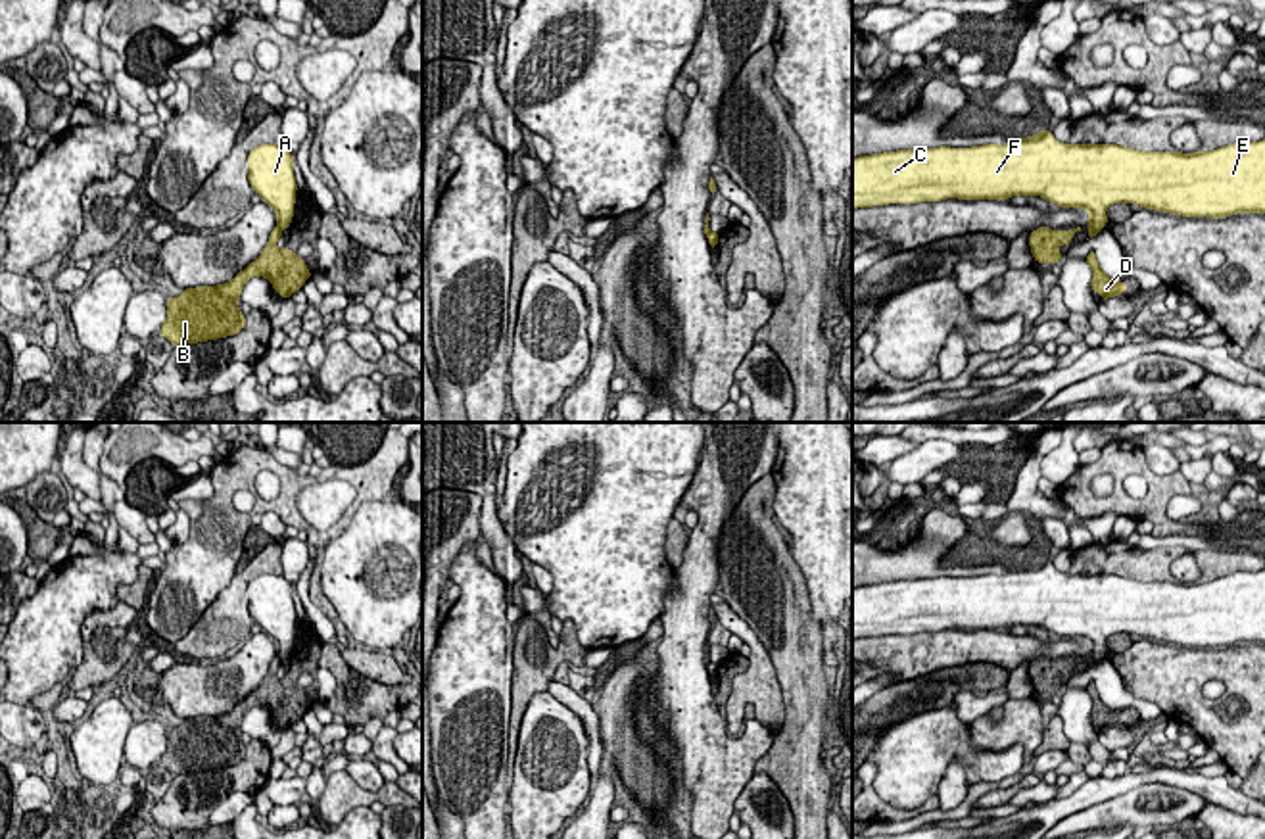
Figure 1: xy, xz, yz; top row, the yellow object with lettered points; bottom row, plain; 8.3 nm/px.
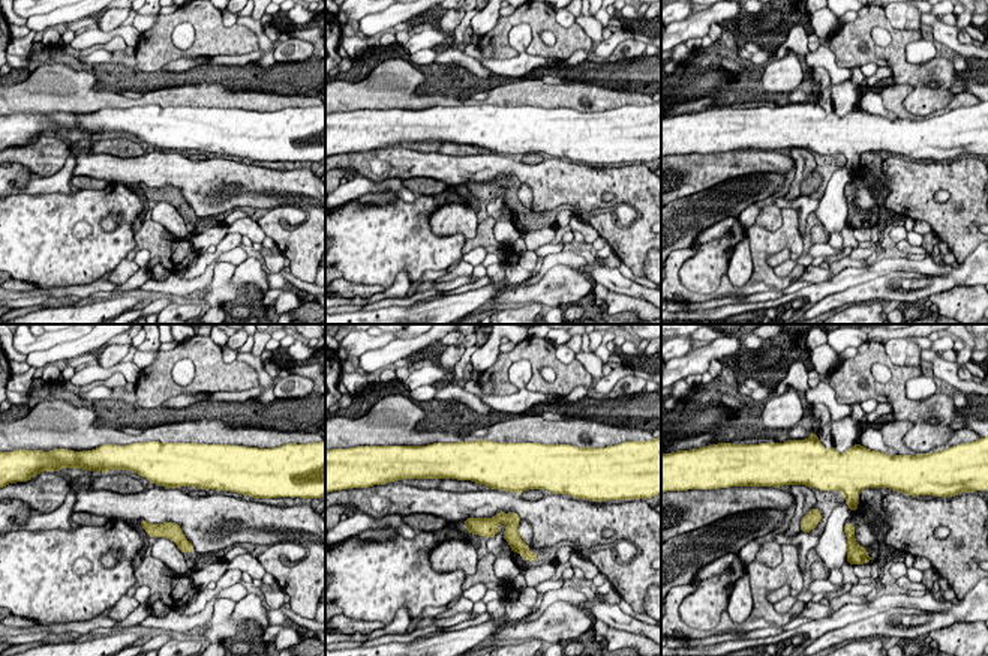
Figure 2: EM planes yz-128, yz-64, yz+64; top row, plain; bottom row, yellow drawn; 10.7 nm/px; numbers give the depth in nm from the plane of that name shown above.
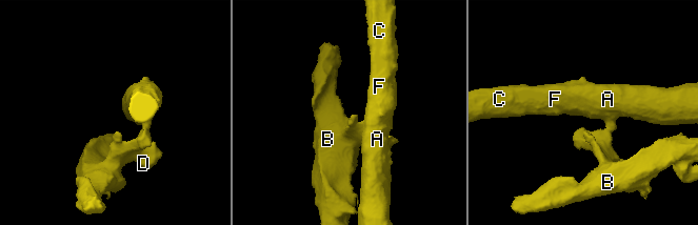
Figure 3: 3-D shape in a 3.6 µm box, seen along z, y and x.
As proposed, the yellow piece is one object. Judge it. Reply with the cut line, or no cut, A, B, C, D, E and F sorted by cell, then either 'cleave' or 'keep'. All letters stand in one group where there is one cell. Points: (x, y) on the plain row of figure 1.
cut xy (277, 655), (281, 661); groups A C E F / B D; cleave

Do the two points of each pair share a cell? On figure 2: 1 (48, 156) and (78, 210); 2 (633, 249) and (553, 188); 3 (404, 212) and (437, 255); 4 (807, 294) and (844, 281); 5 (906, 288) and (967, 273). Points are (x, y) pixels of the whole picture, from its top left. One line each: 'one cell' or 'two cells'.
1: two cells
2: one cell
3: one cell
4: one cell
5: one cell

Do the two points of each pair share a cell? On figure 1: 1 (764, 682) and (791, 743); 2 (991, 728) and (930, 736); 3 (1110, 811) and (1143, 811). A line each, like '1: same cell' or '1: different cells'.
1: different cells
2: different cells
3: same cell

